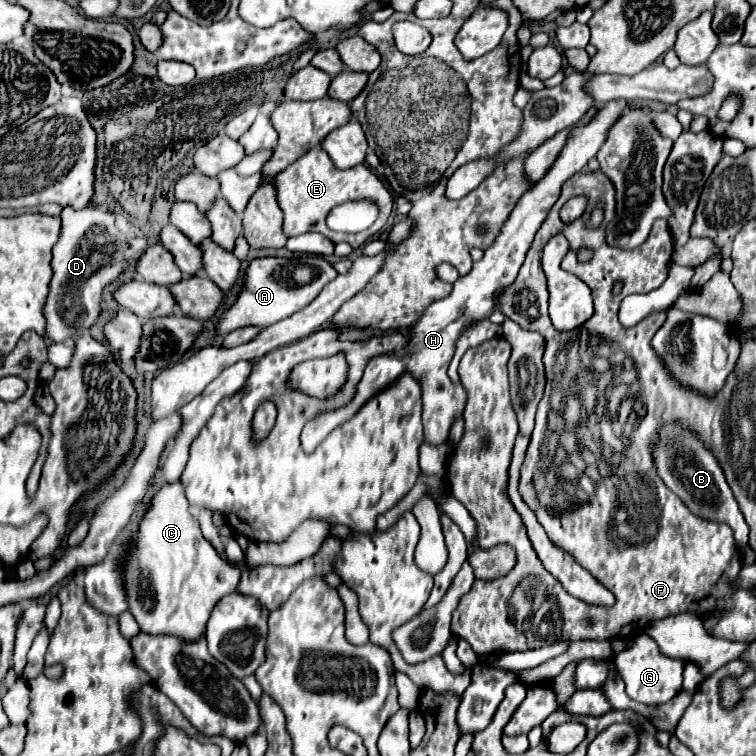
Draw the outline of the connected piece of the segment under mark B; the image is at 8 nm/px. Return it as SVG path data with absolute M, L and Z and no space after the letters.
M666 424L660 436L660 444L654 452L654 458L660 478L674 494L678 494L678 498L690 508L690 512L710 522L728 524L734 530L736 544L744 552L748 548L748 524L744 522L744 516L734 500L734 494L724 478L724 472L718 460L712 456L712 452L692 432L684 430L682 426Z

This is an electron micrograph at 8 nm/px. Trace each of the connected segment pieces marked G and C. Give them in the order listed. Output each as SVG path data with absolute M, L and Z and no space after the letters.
M648 634L636 636L634 642L624 652L614 656L614 662L626 684L626 694L640 704L646 704L646 706L664 704L672 696L676 696L676 692L680 692L680 688L682 688L682 672L684 672L686 660L662 656L658 652L656 642Z
M166 484L150 500L144 516L138 522L138 530L128 540L128 550L120 560L124 568L124 592L128 596L128 610L146 634L176 634L182 640L196 640L206 626L212 606L226 594L236 590L242 574L242 564L232 564L222 558L216 548L202 536L200 522L190 514L190 504L182 486Z

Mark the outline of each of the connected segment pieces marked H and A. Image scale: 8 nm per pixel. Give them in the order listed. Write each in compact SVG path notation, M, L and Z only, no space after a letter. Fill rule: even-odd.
M612 100L608 104L604 104L600 108L600 112L594 116L594 120L586 126L580 126L576 130L570 132L568 136L568 142L566 146L562 148L560 156L556 158L554 166L548 170L548 174L538 180L530 192L526 192L516 208L512 210L510 218L506 220L500 236L496 238L496 242L484 252L484 258L480 262L474 262L470 274L466 276L460 276L456 282L454 282L454 288L450 292L450 296L438 300L436 304L430 304L424 312L424 316L412 326L412 338L410 338L410 344L400 350L400 352L394 352L394 354L384 354L384 356L376 356L368 362L366 370L364 370L364 376L356 388L356 396L352 398L352 402L344 408L338 408L334 412L324 412L320 416L316 416L314 420L310 420L304 430L302 430L302 448L304 452L312 452L336 426L340 426L342 422L346 422L348 418L352 418L360 406L372 398L376 392L380 392L382 388L386 388L396 376L400 376L402 372L412 372L412 376L420 382L422 386L422 424L424 429L424 440L432 446L438 446L442 442L446 442L448 438L448 430L454 422L454 418L458 414L462 414L464 410L464 402L466 402L466 392L462 386L458 384L452 384L446 370L448 370L448 364L454 356L454 346L456 346L456 340L462 332L462 328L470 322L476 322L476 320L482 320L486 316L490 316L490 312L494 310L494 300L496 300L496 294L510 286L514 280L516 280L516 274L524 262L524 256L534 240L534 234L538 232L540 224L544 222L548 210L552 208L552 204L558 200L558 194L560 194L560 188L562 184L574 176L576 172L580 172L590 158L596 156L598 148L602 146L604 138L606 138L606 132L610 130L610 126L616 122L616 118L620 116L620 112L628 106L628 102L624 100Z
M312 254L312 256L292 258L292 260L288 260L288 258L266 258L266 256L264 258L254 258L254 260L250 260L250 264L246 268L242 290L238 292L234 304L216 320L214 338L220 340L236 328L246 328L246 326L268 328L268 326L272 326L272 324L292 316L294 312L302 310L304 306L308 306L320 294L324 284L334 280L334 278L336 278L336 270L322 256ZM298 264L308 264L312 268L312 282L292 288L292 270Z

